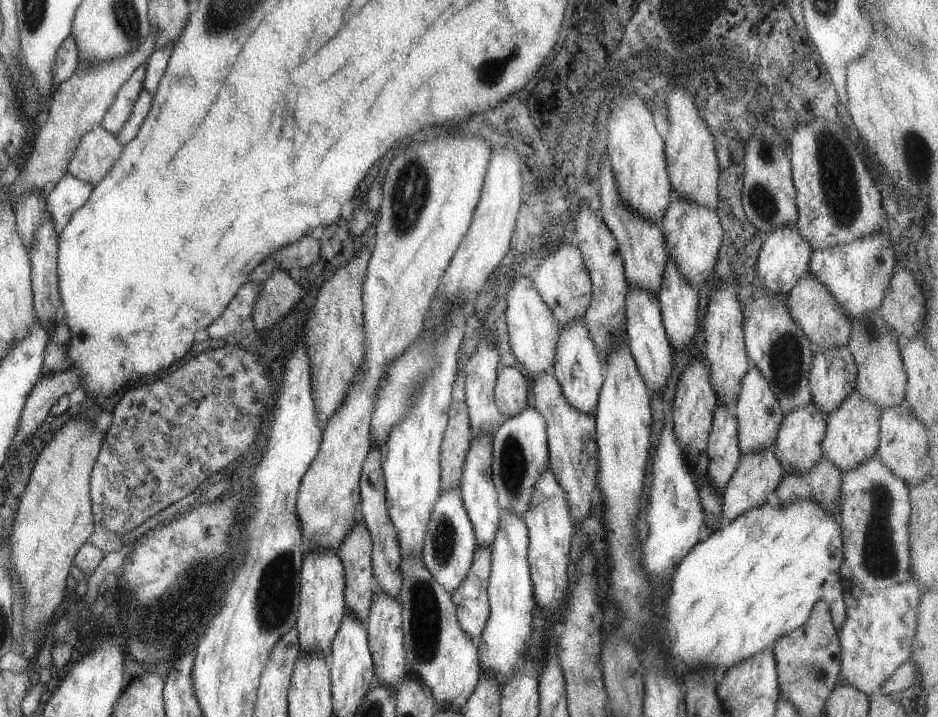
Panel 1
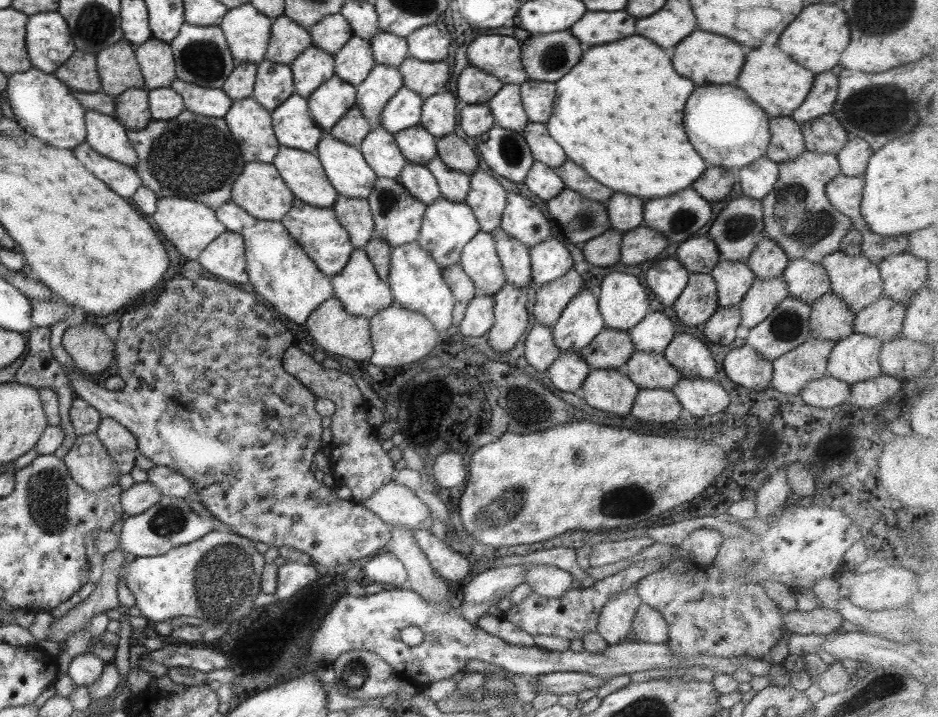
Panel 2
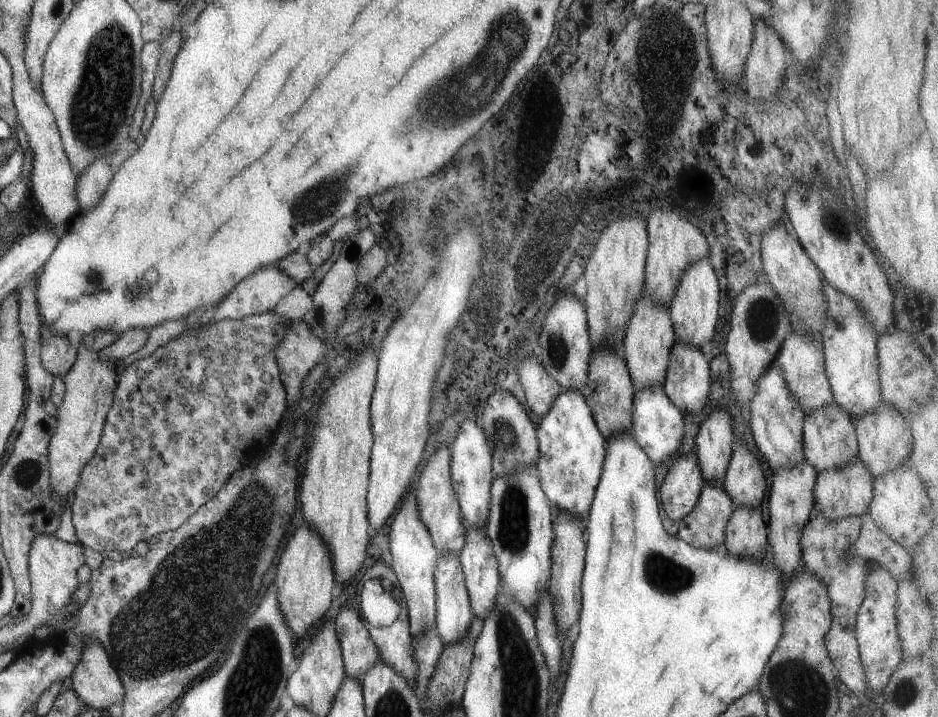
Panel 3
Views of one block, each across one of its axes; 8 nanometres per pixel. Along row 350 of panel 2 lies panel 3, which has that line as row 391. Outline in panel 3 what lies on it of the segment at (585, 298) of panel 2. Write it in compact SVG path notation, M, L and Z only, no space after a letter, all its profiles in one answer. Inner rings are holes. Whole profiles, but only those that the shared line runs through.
M580 390L560 391L552 402L547 414L538 423L536 439L538 442L537 474L541 490L545 493L545 498L553 508L553 518L557 516L557 512L564 511L565 513L570 513L573 517L586 519L594 497L594 490L602 471L606 440L595 426L593 414L589 410L588 404L585 402Z

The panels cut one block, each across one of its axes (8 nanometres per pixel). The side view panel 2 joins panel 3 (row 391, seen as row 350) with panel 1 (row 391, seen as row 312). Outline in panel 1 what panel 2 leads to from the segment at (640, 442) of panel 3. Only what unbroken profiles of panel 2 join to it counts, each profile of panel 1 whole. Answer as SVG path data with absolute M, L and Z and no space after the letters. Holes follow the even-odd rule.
M628 286L624 301L624 334L626 335L626 344L635 361L637 372L648 388L651 398L651 392L653 392L653 396L655 394L659 395L659 392L665 388L665 382L667 382L671 366L673 366L672 356L674 351L670 346L670 340L667 338L662 325L662 316L656 296L648 291Z

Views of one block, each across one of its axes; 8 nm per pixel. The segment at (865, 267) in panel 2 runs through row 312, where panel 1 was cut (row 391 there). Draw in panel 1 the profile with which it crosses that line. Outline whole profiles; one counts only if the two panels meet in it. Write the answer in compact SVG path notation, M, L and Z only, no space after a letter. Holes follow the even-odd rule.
M854 389L842 403L826 416L826 431L821 443L822 458L832 462L840 472L845 472L877 455L880 412L869 401L861 398Z

